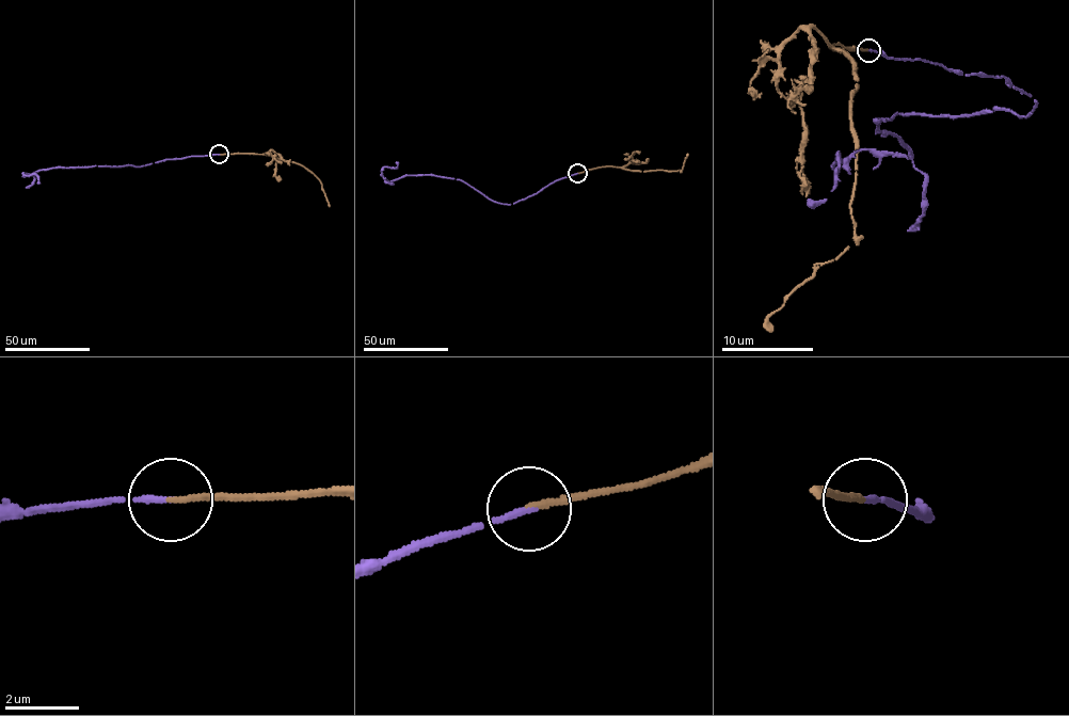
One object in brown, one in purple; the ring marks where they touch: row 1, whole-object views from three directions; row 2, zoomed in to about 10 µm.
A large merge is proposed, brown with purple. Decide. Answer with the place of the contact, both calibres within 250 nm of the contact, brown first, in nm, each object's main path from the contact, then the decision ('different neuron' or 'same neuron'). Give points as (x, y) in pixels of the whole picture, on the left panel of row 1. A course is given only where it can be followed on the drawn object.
at (219, 154); 160 nm thick on the brown side, 170 nm on the other; brown runs (219, 154), (265, 154), (301, 164), (319, 179), (330, 206); purple runs (219, 154), (166, 159), (145, 165), (57, 168), (22, 173), (35, 174), (37, 183); same neuron

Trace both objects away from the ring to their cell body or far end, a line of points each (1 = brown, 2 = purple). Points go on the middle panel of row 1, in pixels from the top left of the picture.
1: (577, 173), (606, 166), (681, 171), (688, 155)
2: (577, 173), (507, 204), (489, 199), (457, 179), (415, 175), (386, 180), (381, 170), (396, 168), (396, 162)

